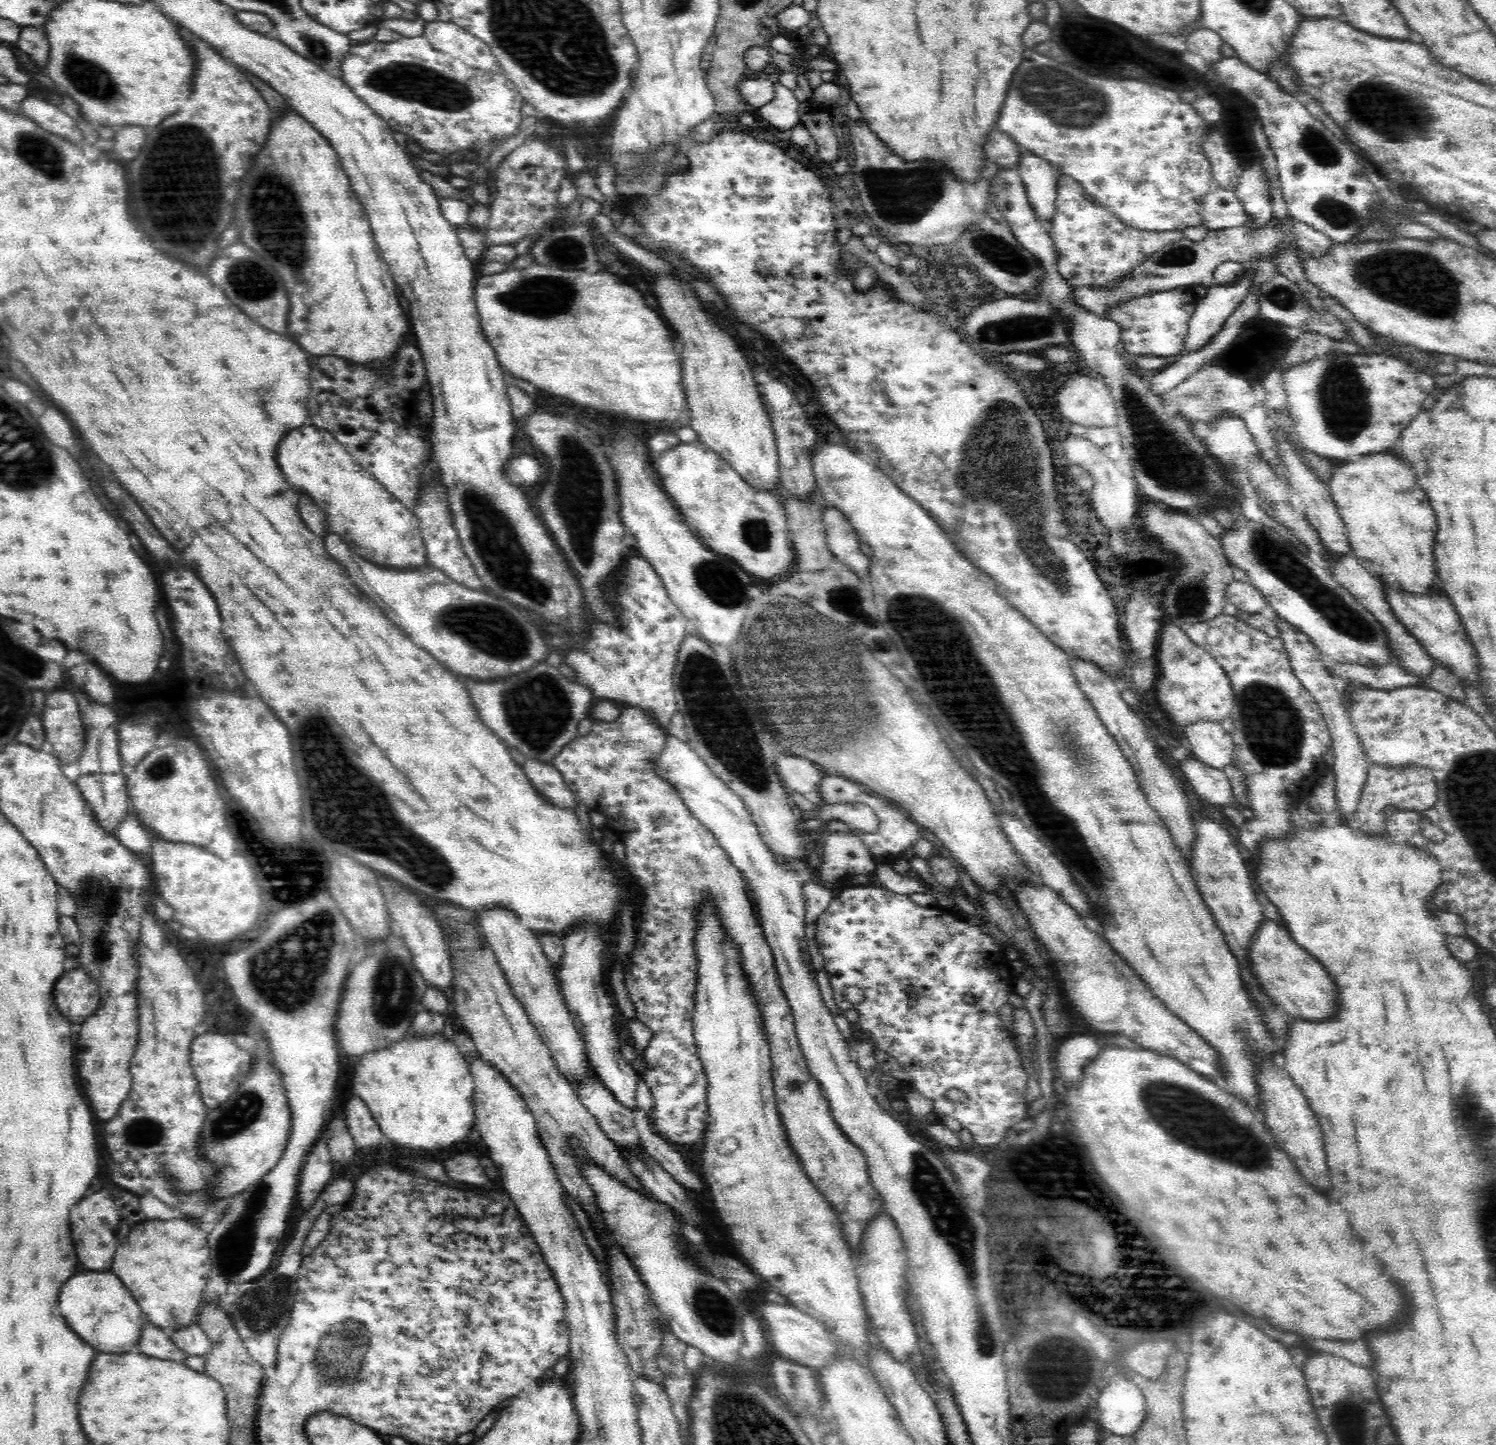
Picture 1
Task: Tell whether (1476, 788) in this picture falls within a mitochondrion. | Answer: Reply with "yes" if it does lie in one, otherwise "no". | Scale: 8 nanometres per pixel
yes

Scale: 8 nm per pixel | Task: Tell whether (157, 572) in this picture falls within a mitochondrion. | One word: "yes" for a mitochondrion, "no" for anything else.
no

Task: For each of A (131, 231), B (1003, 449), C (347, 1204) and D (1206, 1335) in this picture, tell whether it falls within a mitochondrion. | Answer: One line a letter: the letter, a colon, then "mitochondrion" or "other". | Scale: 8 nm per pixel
A: other
B: mitochondrion
C: other
D: mitochondrion

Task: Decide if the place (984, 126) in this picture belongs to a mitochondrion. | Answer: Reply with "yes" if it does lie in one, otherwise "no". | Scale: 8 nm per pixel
no

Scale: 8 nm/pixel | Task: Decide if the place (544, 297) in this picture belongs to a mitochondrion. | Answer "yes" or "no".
yes

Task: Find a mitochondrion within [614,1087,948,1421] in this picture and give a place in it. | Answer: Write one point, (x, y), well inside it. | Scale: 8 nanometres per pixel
(711, 1308)

